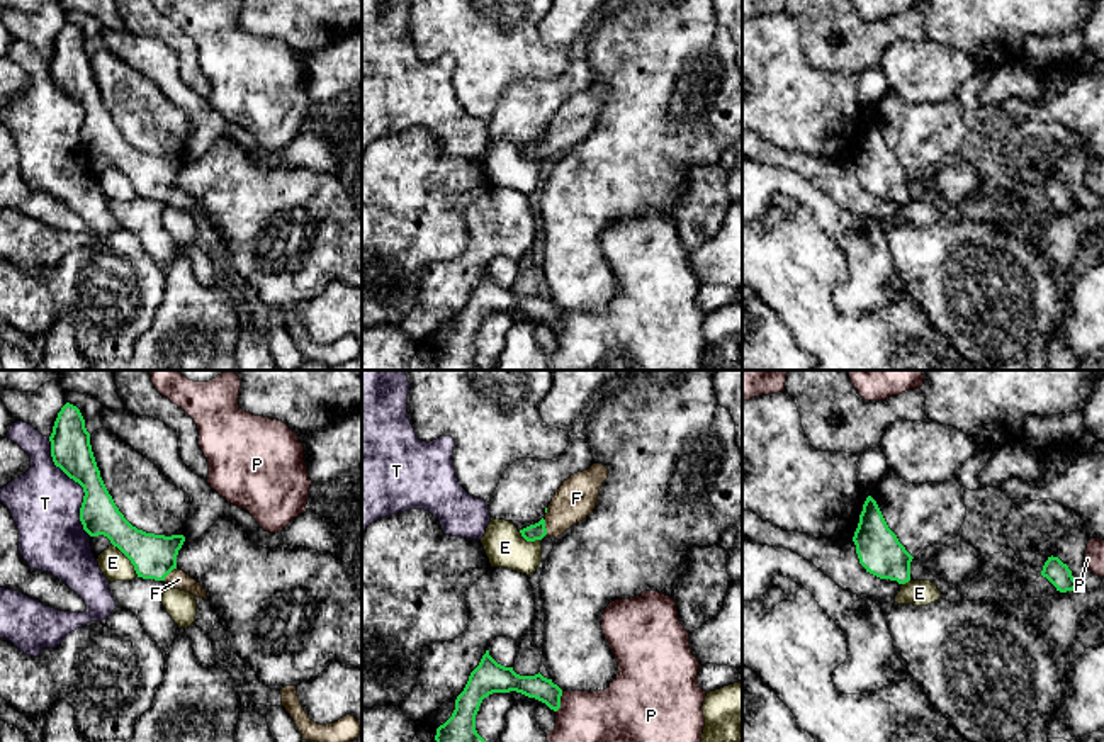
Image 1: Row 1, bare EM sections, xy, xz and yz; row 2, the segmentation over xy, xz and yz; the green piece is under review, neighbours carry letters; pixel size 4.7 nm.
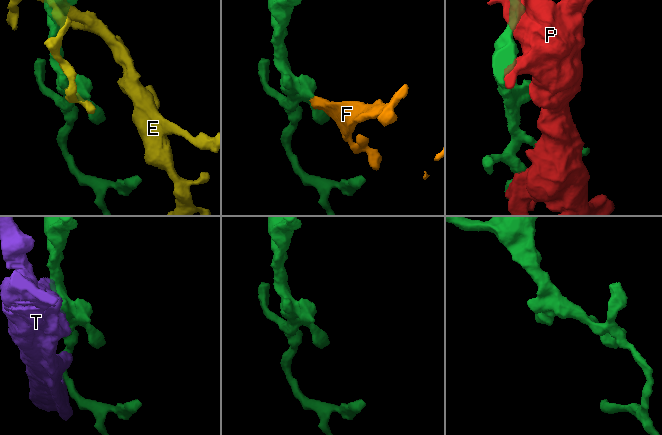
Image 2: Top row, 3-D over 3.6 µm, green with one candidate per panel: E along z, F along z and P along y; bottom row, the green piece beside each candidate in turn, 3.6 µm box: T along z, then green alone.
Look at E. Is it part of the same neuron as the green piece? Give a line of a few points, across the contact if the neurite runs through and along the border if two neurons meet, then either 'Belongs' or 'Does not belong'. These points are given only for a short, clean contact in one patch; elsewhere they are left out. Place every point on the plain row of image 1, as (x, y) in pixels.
Does not belong

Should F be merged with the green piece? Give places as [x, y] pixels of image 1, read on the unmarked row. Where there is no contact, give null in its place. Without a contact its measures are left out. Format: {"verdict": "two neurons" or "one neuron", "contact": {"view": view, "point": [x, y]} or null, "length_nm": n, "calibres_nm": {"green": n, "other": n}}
{"verdict": "one neuron", "contact": {"view": "xz", "point": [544, 146]}, "length_nm": 70, "calibres_nm": {"green": 80, "other": 190}}

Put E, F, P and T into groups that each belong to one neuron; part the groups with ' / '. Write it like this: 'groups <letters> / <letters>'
groups E / F / P / T

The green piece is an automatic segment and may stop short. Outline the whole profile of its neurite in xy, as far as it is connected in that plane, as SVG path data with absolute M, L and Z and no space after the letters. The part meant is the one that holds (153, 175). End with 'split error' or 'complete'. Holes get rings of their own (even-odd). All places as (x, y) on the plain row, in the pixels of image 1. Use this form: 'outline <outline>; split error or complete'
outline M66 22L49 56L51 76L70 98L83 107L80 141L90 156L104 155L134 185L138 197L163 200L166 205L207 219L206 209L177 187L183 155L155 155L132 146L115 126L97 87L90 53L80 29Z; split error

